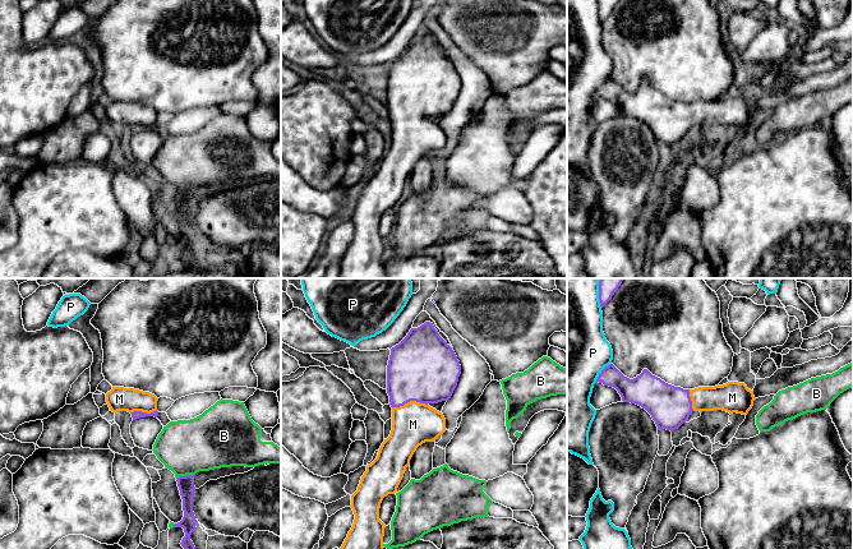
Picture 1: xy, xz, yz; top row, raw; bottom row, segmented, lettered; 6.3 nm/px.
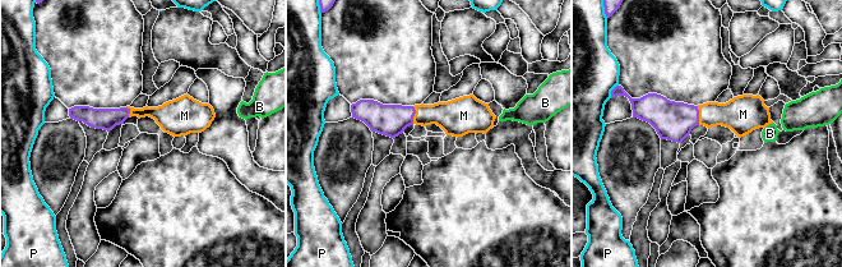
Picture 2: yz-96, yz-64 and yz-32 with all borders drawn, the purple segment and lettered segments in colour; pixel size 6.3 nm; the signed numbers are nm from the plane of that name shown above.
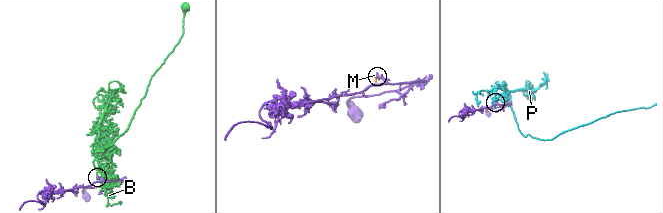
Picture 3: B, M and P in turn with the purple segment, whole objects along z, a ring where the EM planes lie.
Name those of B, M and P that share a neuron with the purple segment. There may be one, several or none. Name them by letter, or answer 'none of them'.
M

